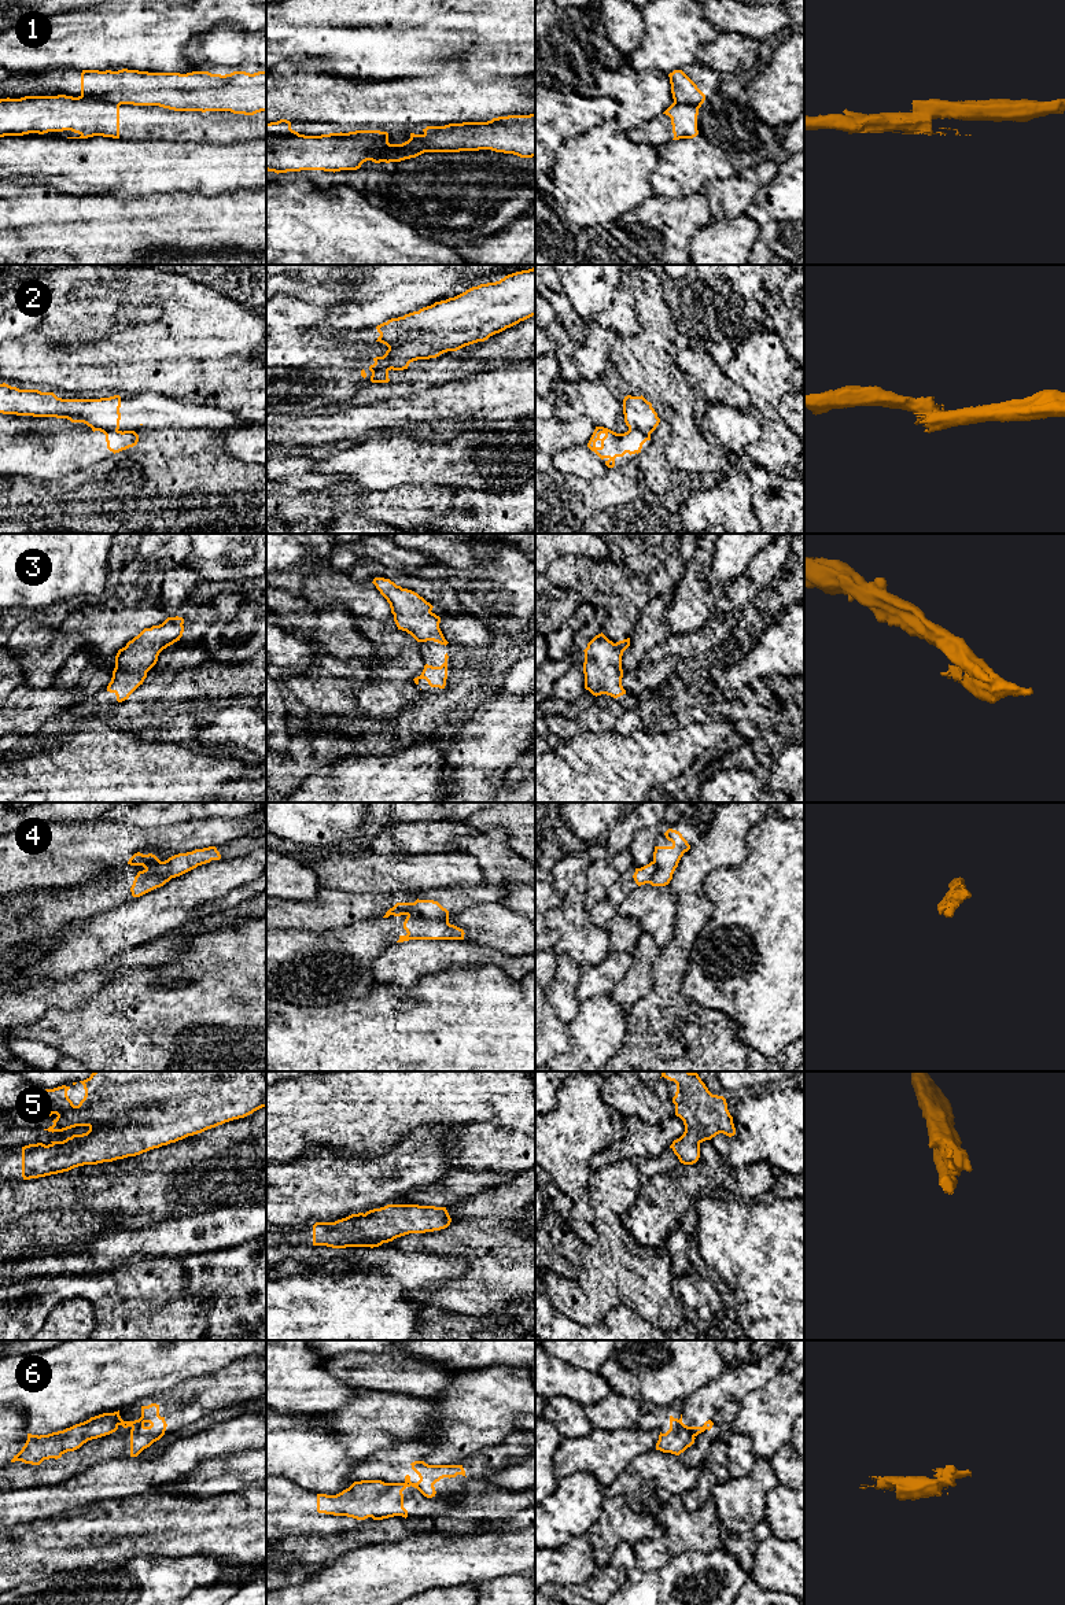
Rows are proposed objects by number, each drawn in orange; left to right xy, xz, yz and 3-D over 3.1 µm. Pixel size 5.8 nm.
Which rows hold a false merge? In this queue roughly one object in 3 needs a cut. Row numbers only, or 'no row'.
1, 2, 4, 6

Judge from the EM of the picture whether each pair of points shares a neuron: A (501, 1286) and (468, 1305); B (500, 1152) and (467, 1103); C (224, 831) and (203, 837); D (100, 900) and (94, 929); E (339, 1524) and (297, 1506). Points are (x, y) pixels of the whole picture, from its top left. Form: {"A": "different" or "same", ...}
{"A": "same", "B": "different", "C": "same", "D": "different", "E": "same"}

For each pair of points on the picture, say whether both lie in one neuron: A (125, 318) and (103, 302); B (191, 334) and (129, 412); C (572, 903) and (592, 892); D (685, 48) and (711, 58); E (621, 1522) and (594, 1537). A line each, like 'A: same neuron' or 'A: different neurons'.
A: different neurons
B: different neurons
C: different neurons
D: different neurons
E: same neuron

